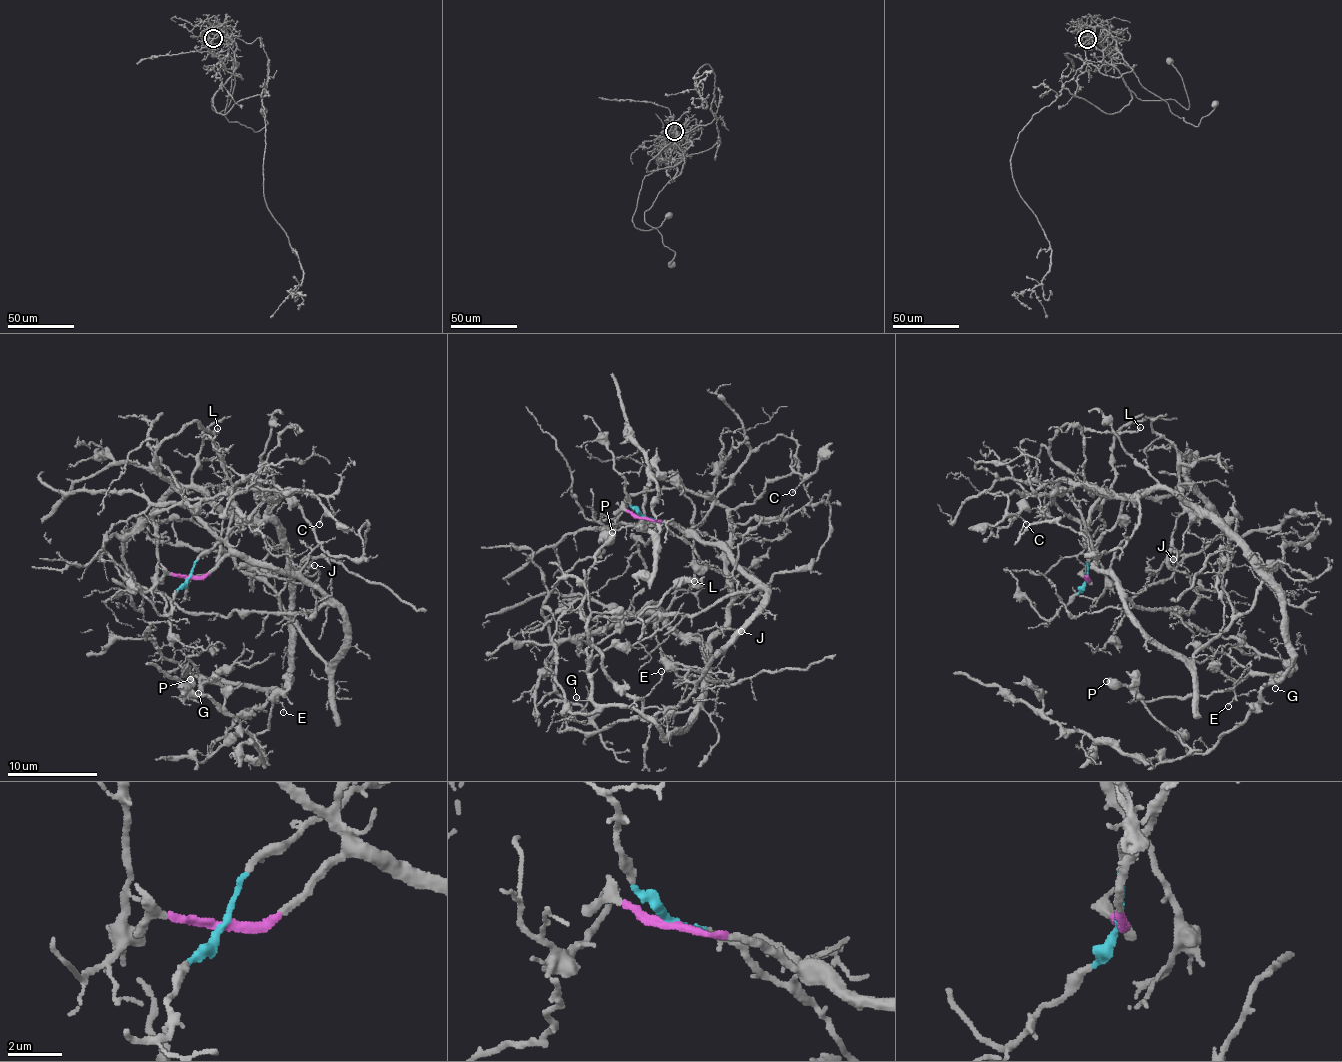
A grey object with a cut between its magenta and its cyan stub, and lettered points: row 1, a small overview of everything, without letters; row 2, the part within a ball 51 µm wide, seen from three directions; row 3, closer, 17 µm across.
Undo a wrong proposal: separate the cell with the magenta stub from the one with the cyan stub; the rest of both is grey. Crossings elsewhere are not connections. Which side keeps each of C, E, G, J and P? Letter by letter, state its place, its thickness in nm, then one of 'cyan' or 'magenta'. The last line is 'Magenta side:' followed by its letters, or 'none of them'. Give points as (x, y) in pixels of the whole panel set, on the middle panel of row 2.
C: (792, 492) | 130 nm | cyan
E: (661, 671) | 110 nm | cyan
G: (576, 697) | 130 nm | cyan
J: (741, 631) | 130 nm | cyan
P: (612, 532) | 550 nm | cyan
Magenta side: none of them

